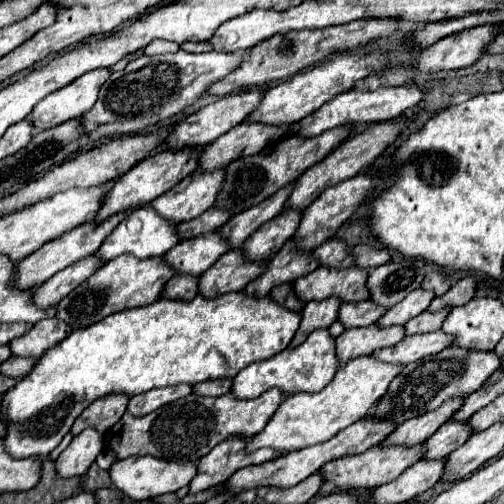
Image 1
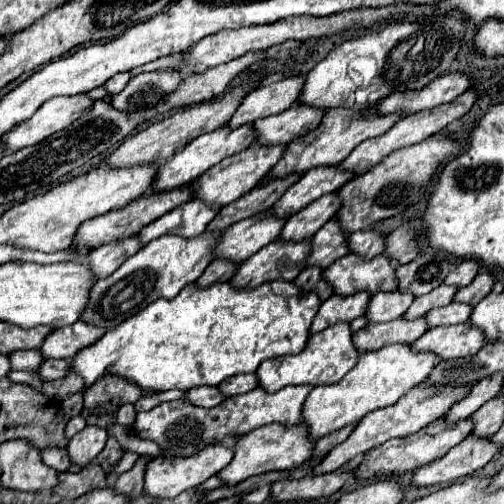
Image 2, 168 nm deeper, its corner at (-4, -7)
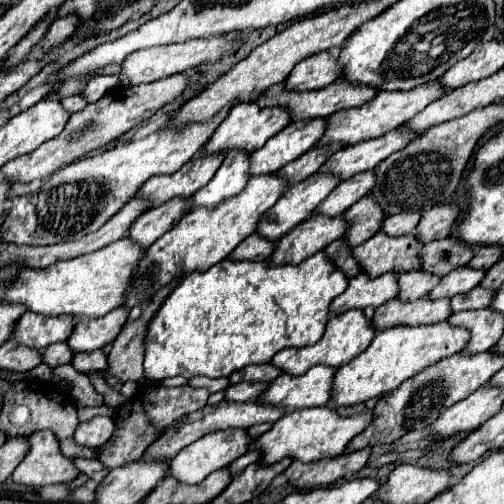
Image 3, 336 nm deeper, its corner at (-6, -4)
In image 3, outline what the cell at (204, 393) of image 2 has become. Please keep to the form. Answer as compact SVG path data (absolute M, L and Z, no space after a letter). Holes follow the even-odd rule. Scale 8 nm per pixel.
M240 382L234 384L230 388L224 390L226 400L234 400L234 402L248 402L248 400L256 400L256 396L260 396L260 392L264 392L264 388L268 388L268 384L256 384L256 382Z

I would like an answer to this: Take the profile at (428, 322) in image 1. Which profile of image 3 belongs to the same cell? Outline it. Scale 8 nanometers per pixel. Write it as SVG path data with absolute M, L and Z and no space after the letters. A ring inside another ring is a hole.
M476 286L476 288L472 288L470 292L452 298L452 312L460 312L460 310L476 310L476 308L490 306L494 294L496 294L496 290Z

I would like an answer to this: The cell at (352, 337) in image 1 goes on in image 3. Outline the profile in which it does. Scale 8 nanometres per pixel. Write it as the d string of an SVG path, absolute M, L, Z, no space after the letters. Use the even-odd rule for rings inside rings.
M428 296L418 298L416 302L402 302L400 298L392 298L386 304L376 308L372 318L376 330L392 328L392 326L418 326L418 324L434 324L438 320L450 318L450 298L428 300Z

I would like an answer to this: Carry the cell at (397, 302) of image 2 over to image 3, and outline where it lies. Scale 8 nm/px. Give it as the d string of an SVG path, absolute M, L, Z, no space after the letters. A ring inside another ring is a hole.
M416 270L416 272L402 272L398 276L398 284L400 284L400 294L398 298L404 298L406 302L416 300L426 296L436 284L440 282L440 276L432 276L424 270Z

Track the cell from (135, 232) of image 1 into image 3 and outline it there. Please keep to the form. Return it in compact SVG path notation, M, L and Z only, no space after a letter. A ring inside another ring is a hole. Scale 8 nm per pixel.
M232 152L232 156L224 158L216 176L190 198L192 208L196 206L212 208L218 202L240 194L248 182L248 176L250 176L250 152Z

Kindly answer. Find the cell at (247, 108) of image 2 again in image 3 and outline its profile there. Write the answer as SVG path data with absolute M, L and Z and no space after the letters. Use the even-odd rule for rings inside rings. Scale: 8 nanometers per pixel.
M324 50L324 52L318 52L314 56L308 56L300 64L296 64L292 74L286 80L286 88L288 90L318 90L318 88L332 84L338 78L340 78L340 64L336 64L336 56L332 52Z

